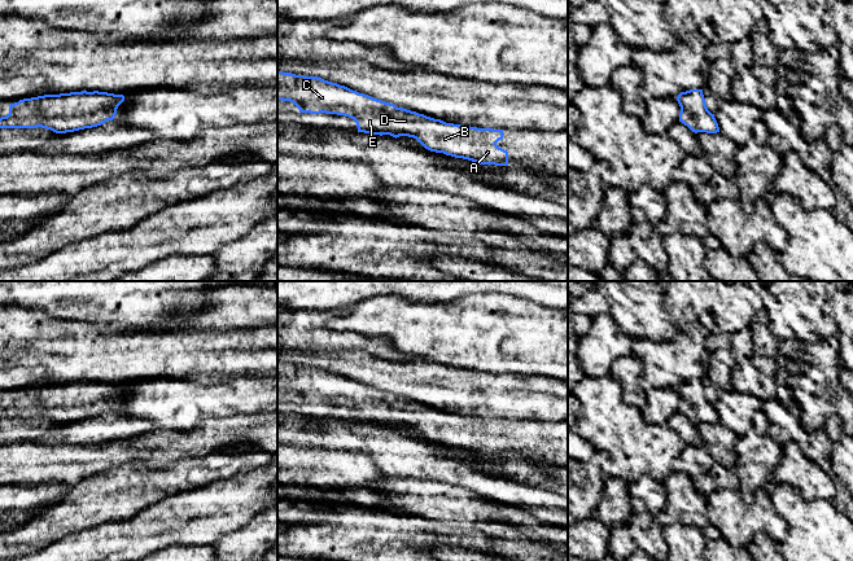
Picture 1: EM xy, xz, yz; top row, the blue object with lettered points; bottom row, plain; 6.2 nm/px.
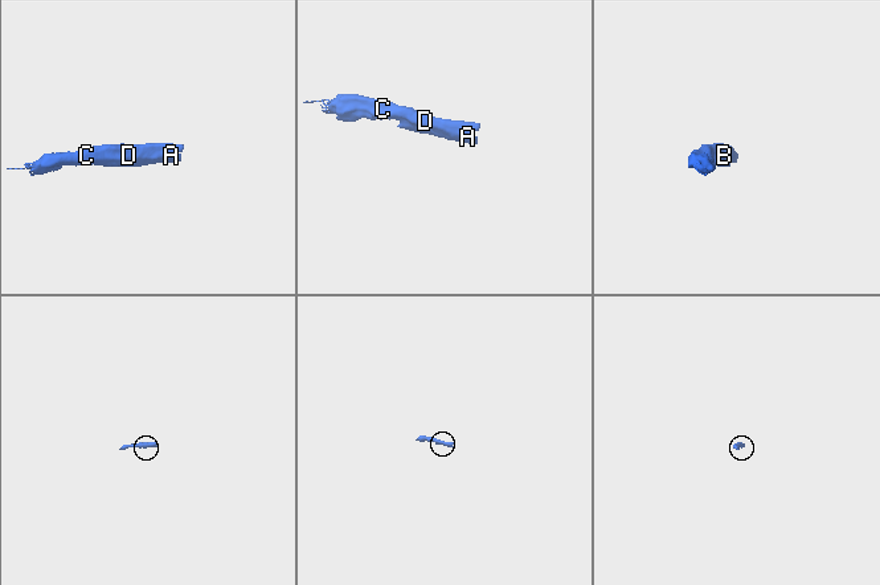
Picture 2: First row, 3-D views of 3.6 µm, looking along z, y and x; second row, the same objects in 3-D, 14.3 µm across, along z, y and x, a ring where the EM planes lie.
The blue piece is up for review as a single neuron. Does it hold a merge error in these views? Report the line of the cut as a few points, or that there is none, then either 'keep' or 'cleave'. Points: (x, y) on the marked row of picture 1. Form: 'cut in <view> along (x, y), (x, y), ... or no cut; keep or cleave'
no cut; keep

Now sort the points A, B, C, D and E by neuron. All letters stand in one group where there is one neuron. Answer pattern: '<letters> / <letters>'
A B C D E

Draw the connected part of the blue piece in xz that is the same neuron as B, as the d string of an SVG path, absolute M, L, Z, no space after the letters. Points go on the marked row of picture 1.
M277 70L277 100L293 102L299 109L299 113L349 117L355 120L358 132L380 136L390 135L395 139L408 136L416 139L430 152L468 159L478 165L508 166L508 152L497 145L503 139L503 130L446 123L441 119L397 108L394 104L373 98L318 76L296 75Z

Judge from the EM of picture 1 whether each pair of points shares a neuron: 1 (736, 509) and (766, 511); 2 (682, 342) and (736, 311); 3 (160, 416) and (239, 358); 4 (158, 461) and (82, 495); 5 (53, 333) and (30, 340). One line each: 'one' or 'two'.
1: one
2: two
3: two
4: two
5: one

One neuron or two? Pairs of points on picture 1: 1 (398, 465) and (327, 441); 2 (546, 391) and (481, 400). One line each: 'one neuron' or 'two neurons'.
1: one neuron
2: one neuron

